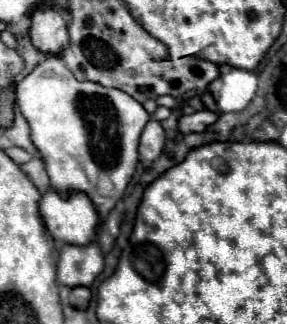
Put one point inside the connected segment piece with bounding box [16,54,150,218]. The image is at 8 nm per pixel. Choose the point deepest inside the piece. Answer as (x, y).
(88, 135)

